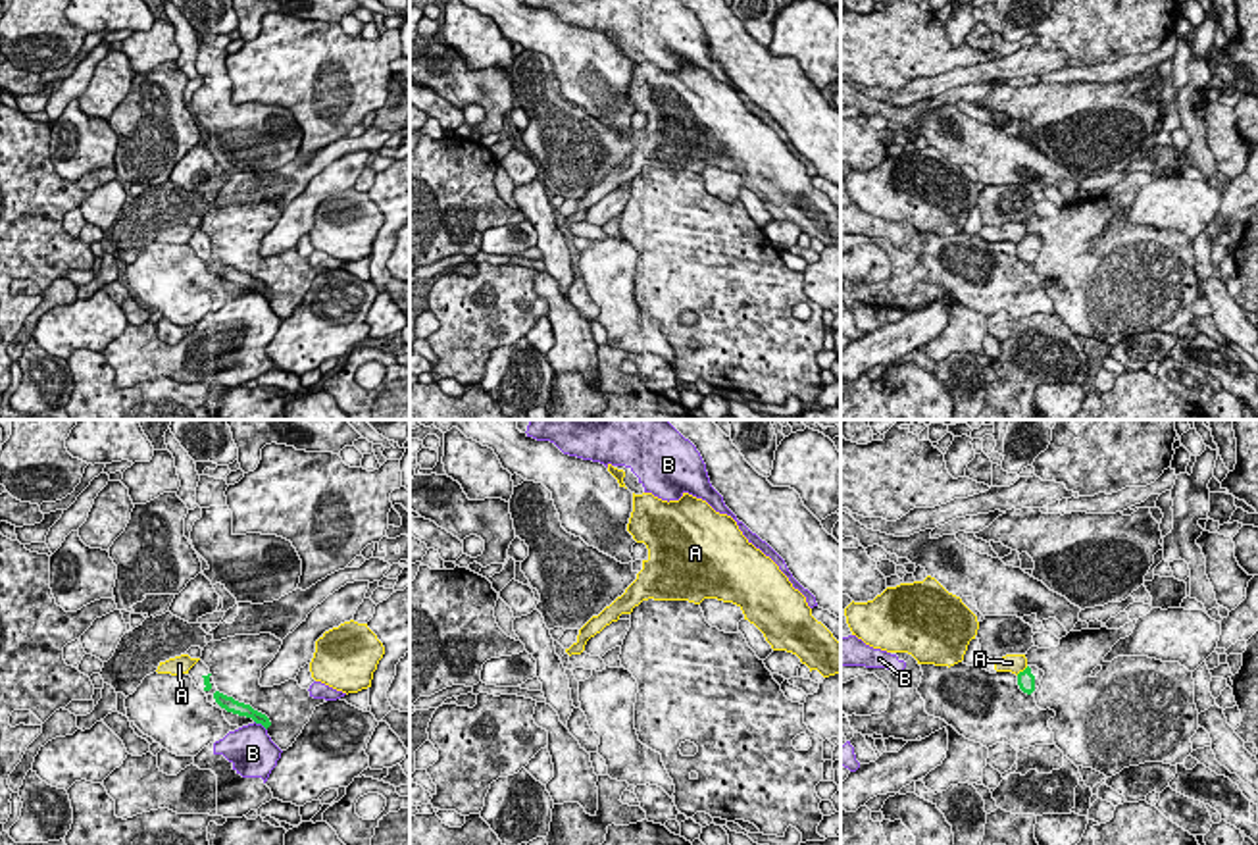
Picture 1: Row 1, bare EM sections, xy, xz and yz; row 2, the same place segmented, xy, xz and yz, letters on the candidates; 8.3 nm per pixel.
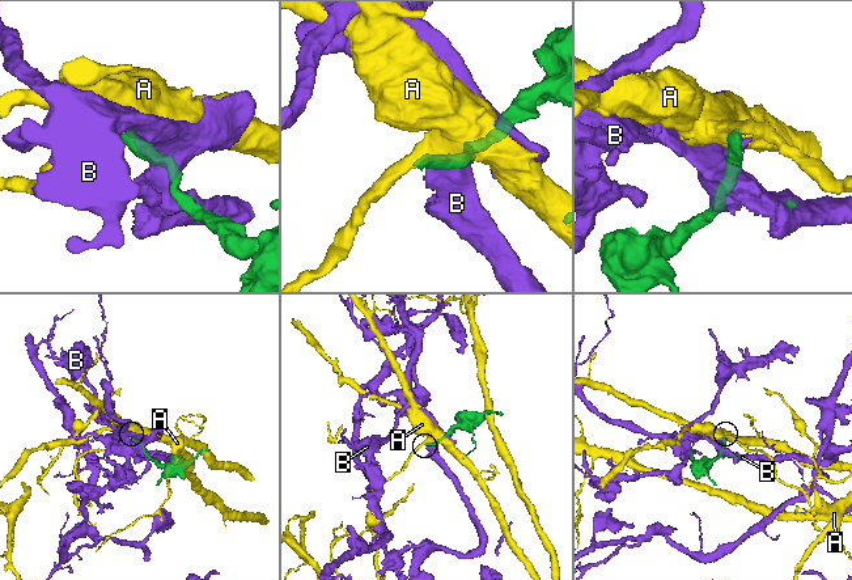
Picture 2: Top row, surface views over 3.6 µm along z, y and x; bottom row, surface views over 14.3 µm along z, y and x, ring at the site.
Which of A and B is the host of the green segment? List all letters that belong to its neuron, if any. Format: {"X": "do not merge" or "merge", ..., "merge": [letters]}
{"A": "do not merge", "B": "do not merge", "merge": []}

